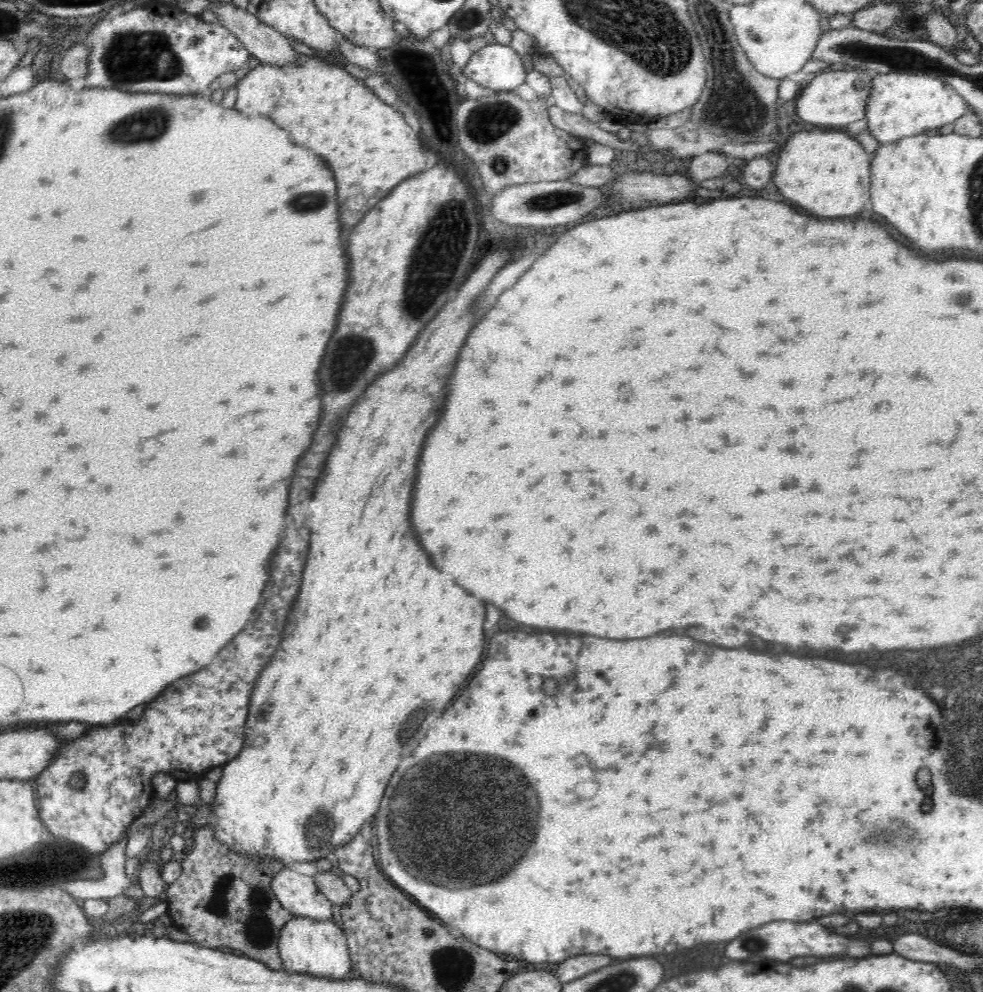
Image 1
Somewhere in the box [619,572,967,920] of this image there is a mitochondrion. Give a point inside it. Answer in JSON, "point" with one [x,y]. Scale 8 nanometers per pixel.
{"point":[880,836]}

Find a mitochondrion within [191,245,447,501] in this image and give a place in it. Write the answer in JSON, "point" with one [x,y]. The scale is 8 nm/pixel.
{"point":[354,356]}

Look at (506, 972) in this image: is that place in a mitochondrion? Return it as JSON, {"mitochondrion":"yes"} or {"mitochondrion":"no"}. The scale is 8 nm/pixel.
{"mitochondrion":"no"}

